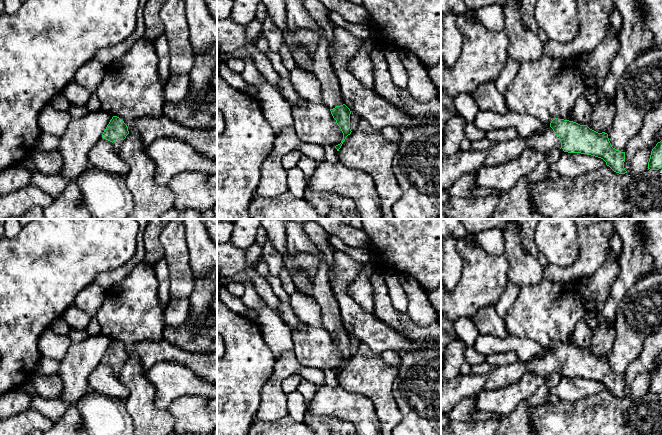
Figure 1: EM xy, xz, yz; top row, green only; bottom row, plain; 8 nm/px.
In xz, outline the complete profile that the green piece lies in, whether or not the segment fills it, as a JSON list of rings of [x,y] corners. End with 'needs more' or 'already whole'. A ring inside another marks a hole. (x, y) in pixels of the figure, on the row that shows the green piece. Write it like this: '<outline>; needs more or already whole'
[[[285,0],[286,21],[291,32],[297,29],[308,29],[319,34],[317,48],[314,53],[297,48],[292,55],[297,68],[308,71],[321,84],[322,103],[326,105],[343,133],[343,139],[336,145],[337,151],[341,148],[346,137],[351,134],[350,109],[344,104],[338,77],[330,60],[329,43],[324,30],[303,7],[302,0]]]; needs more

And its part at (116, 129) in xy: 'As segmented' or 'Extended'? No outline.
Extended

